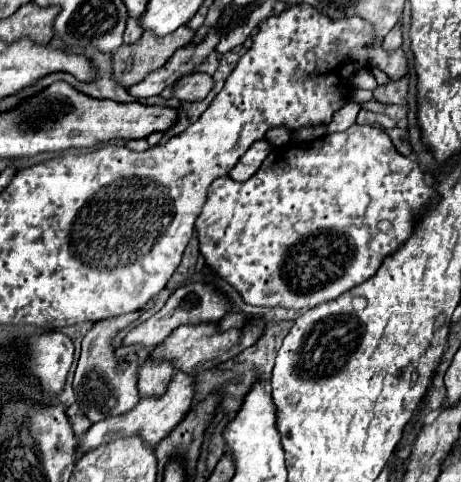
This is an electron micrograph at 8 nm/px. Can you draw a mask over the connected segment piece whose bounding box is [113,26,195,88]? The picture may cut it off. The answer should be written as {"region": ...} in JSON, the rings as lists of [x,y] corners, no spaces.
{"region":[[[181,26],[163,38],[145,32],[135,44],[119,46],[119,50],[113,54],[113,80],[123,88],[135,86],[149,72],[161,68],[177,48],[189,44],[193,36],[193,30]]]}

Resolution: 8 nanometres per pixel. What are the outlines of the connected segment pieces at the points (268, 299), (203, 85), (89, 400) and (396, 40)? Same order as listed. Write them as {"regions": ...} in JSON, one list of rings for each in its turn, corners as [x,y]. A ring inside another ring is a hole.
{"regions":[[[[353,124],[345,132],[335,132],[335,134],[317,138],[315,142],[303,142],[303,144],[299,144],[299,148],[295,148],[293,144],[273,148],[271,154],[263,160],[261,168],[245,182],[237,182],[231,176],[219,176],[209,186],[207,202],[205,202],[201,214],[195,222],[195,230],[197,230],[199,242],[201,242],[201,254],[203,254],[205,262],[241,294],[245,304],[265,306],[265,308],[285,308],[285,310],[309,310],[317,304],[335,300],[341,294],[349,292],[351,288],[369,280],[377,272],[377,268],[381,266],[381,262],[383,262],[381,258],[389,256],[391,252],[395,252],[397,248],[401,248],[409,240],[417,220],[435,202],[435,198],[437,198],[435,190],[423,182],[423,172],[419,170],[419,164],[401,156],[383,128]],[[381,220],[391,220],[395,224],[395,230],[393,232],[381,232],[379,230]]],[[[193,72],[193,74],[179,78],[179,82],[175,82],[173,96],[179,98],[181,102],[197,102],[209,94],[211,86],[213,86],[213,80],[209,74]]],[[[131,312],[131,314],[123,314],[123,316],[113,316],[113,318],[101,320],[83,338],[83,350],[81,350],[81,358],[79,358],[77,370],[75,370],[73,388],[75,388],[77,404],[81,406],[83,414],[91,422],[99,422],[99,420],[111,418],[111,416],[121,416],[127,410],[135,408],[135,404],[139,402],[139,394],[137,394],[137,366],[139,366],[139,362],[135,358],[127,358],[129,360],[129,368],[123,374],[117,374],[115,368],[123,360],[115,358],[113,346],[109,344],[117,330],[125,328],[129,322],[133,322],[137,318],[139,318],[139,312]]],[[[397,24],[387,36],[385,36],[385,40],[383,40],[383,50],[387,50],[387,52],[393,52],[393,50],[397,50],[399,46],[401,46],[401,24]]]]}

